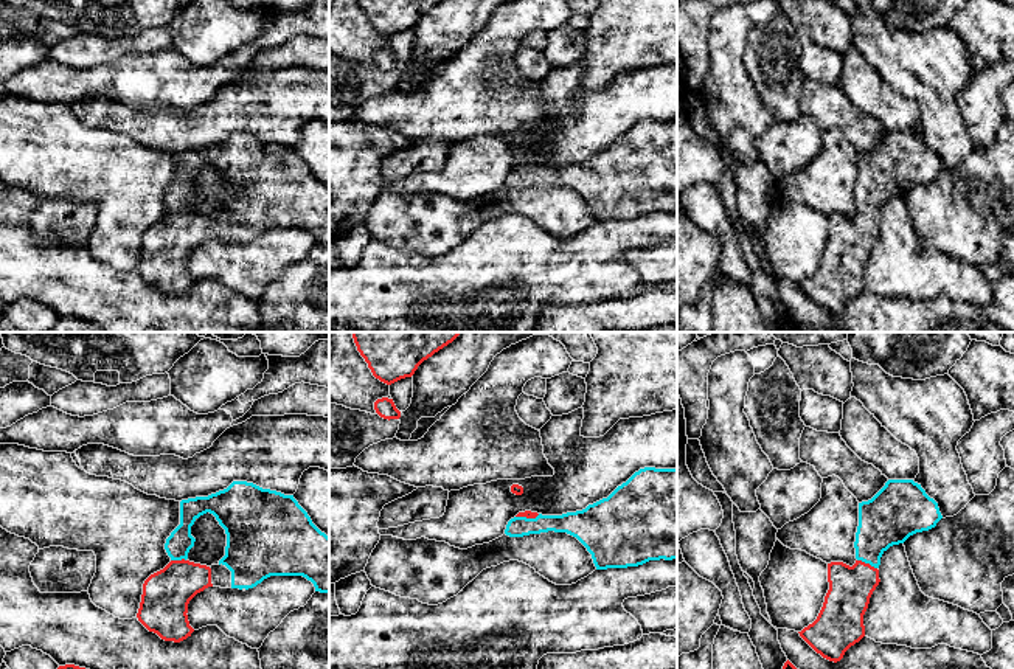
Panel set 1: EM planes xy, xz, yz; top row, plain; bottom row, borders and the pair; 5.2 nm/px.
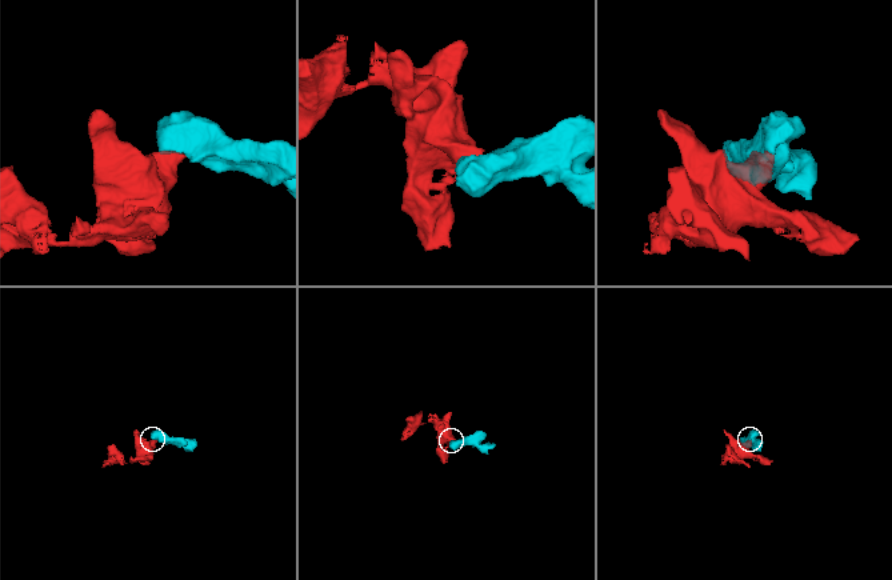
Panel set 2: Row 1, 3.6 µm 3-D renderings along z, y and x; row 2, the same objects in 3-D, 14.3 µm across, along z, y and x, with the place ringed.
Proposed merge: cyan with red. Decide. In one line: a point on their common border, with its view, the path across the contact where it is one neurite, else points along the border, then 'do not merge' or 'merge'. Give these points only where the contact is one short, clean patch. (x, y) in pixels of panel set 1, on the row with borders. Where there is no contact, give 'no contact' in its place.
contact yz (867, 562); way yz (887, 519), (871, 539), (867, 562), (865, 571), (850, 587); merge

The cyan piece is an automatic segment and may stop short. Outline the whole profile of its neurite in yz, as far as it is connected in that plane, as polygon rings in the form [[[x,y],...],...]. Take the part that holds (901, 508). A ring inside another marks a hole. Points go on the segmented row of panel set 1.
[[[888,480],[868,501],[859,503],[856,563],[828,563],[829,590],[817,619],[800,636],[823,658],[840,661],[865,636],[863,615],[879,585],[882,554],[943,518],[938,503],[913,480]]]

